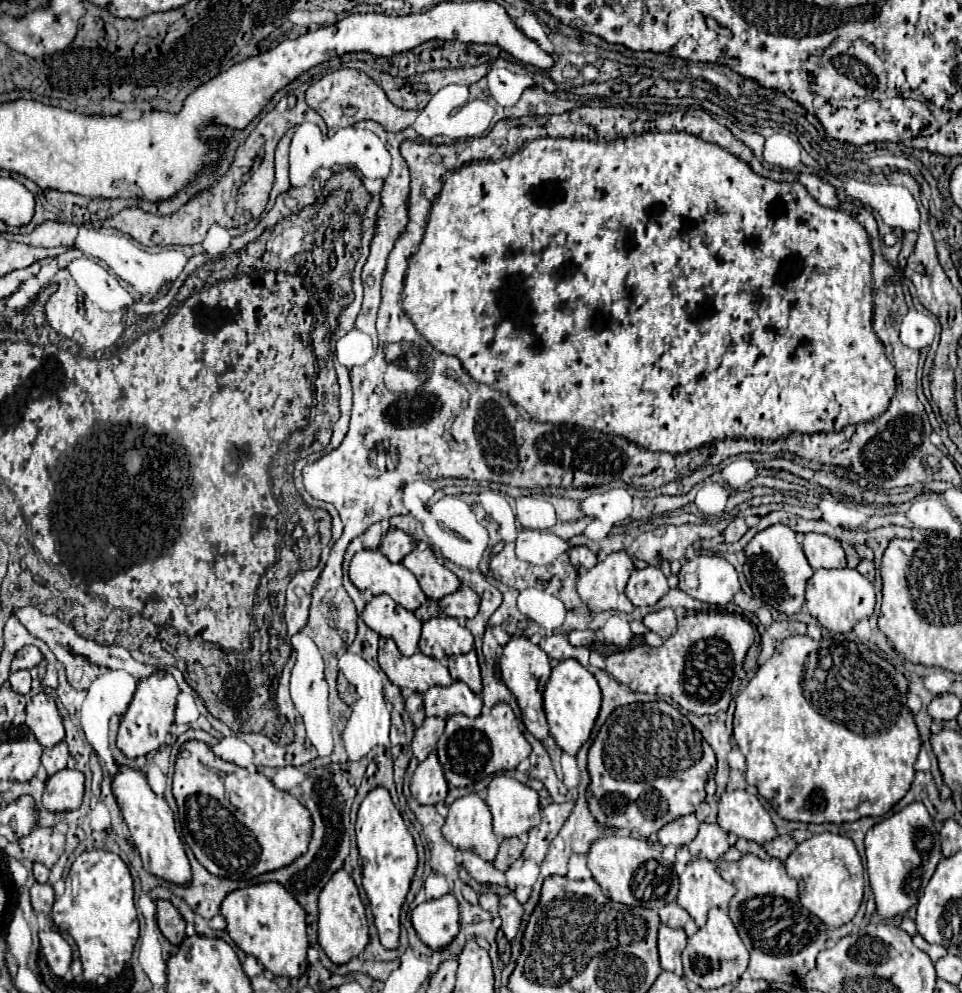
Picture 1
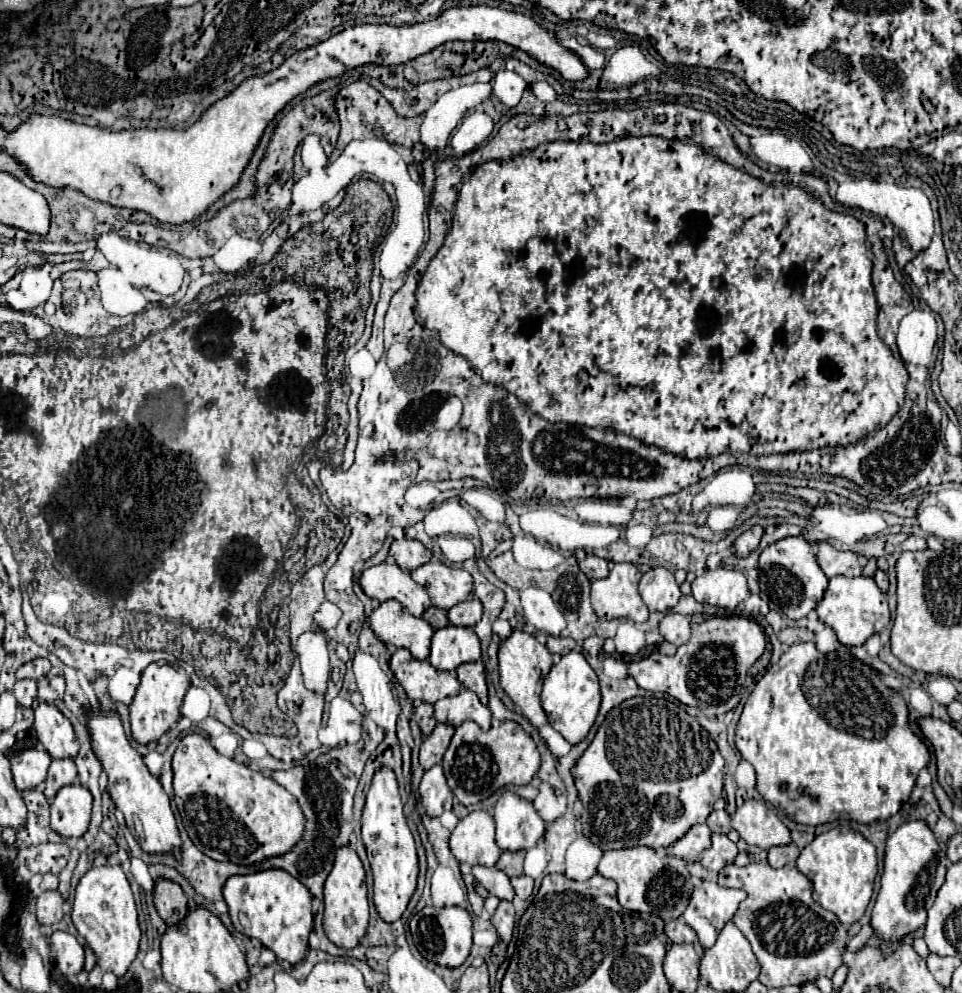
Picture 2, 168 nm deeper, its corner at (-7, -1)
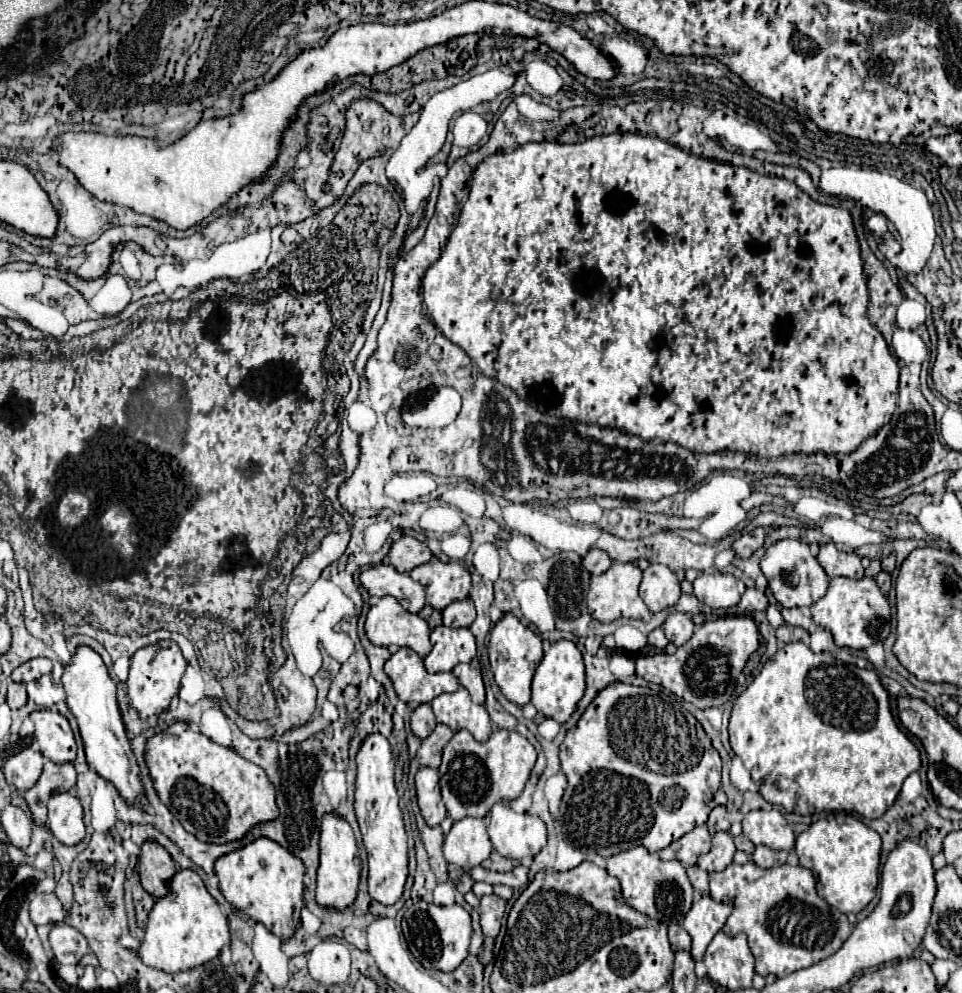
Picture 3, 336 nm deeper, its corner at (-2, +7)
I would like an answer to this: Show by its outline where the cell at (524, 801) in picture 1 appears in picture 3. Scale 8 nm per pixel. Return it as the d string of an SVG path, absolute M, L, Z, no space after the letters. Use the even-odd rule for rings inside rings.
M496 802L490 810L488 836L498 854L506 858L534 856L546 844L546 824L532 814L516 814L510 804Z

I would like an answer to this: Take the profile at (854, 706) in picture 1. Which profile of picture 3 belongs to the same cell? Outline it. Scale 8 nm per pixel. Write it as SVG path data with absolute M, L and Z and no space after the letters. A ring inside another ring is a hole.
M790 642L784 648L780 648L760 670L760 674L752 680L752 684L736 698L734 708L732 708L732 716L730 716L730 746L736 752L738 758L742 758L744 766L748 768L748 772L752 774L752 780L758 784L758 792L762 794L764 800L768 800L770 804L778 804L784 806L788 812L794 814L814 814L814 812L856 812L860 816L866 816L870 820L880 818L896 800L902 782L906 780L906 776L910 776L914 770L920 768L920 752L914 746L914 742L910 742L910 738L898 728L892 712L890 712L890 696L886 686L882 686L880 676L876 672L868 672L864 668L858 666L850 666L844 664L840 660L830 660L830 654L826 654L826 662L820 654L814 654L804 642Z

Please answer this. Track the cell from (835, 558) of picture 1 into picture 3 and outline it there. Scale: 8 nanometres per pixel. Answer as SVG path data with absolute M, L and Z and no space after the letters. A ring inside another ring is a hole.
M834 542L820 544L818 562L820 562L820 566L824 568L824 572L830 578L834 578L834 576L862 578L864 576L864 568L860 564L860 556L858 554L848 554L848 552L836 550Z

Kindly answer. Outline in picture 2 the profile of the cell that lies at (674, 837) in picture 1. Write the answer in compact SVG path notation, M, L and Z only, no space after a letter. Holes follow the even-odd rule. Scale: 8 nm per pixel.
M707 824L693 826L681 840L677 840L673 846L669 846L665 852L667 856L677 856L685 862L697 862L699 854L711 846L711 832Z

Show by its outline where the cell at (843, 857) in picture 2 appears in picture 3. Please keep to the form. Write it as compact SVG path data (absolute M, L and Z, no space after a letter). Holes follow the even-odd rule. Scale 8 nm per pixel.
M828 814L816 820L806 832L796 838L796 854L800 866L818 874L818 896L842 914L858 914L876 896L880 838L852 814Z

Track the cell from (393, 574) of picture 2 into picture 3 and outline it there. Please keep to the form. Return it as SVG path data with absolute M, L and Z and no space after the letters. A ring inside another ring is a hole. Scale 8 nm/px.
M376 564L360 574L362 586L368 590L370 596L382 598L382 596L394 596L408 612L420 612L424 606L424 586L420 582L414 582L406 572L398 572L390 564Z

